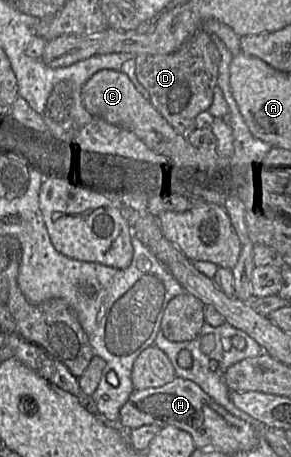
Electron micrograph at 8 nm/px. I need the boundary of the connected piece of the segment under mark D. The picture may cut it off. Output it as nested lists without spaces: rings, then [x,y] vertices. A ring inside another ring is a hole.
[[[205,30],[196,31],[177,51],[169,54],[140,54],[134,58],[135,74],[138,82],[149,92],[150,102],[165,120],[181,135],[187,135],[195,129],[196,116],[207,111],[213,101],[217,86],[221,53],[212,36]]]

